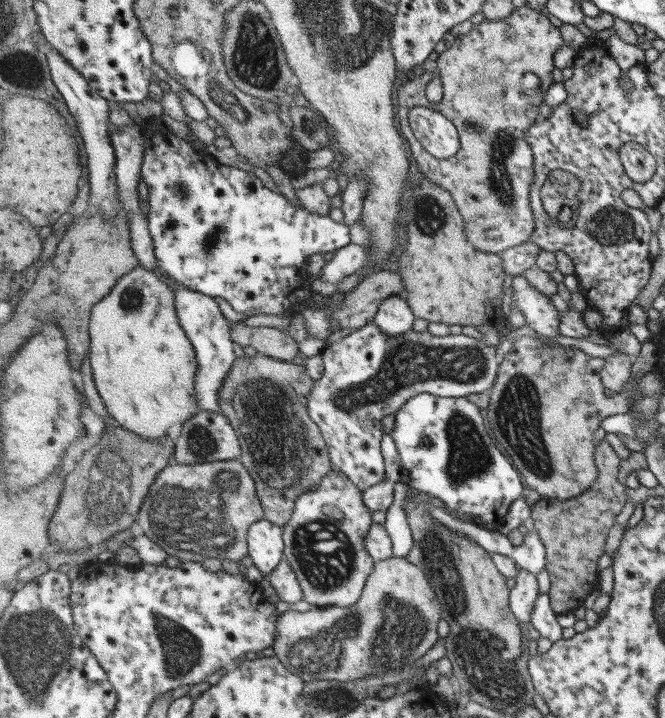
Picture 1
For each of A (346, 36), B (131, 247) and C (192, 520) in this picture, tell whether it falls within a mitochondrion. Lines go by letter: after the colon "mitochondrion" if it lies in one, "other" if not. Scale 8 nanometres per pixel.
A: mitochondrion
B: other
C: mitochondrion

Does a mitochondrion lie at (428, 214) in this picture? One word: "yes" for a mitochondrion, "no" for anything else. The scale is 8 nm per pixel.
yes

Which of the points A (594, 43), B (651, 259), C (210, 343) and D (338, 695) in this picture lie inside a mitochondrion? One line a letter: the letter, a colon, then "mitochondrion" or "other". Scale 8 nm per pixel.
A: other
B: other
C: other
D: mitochondrion

